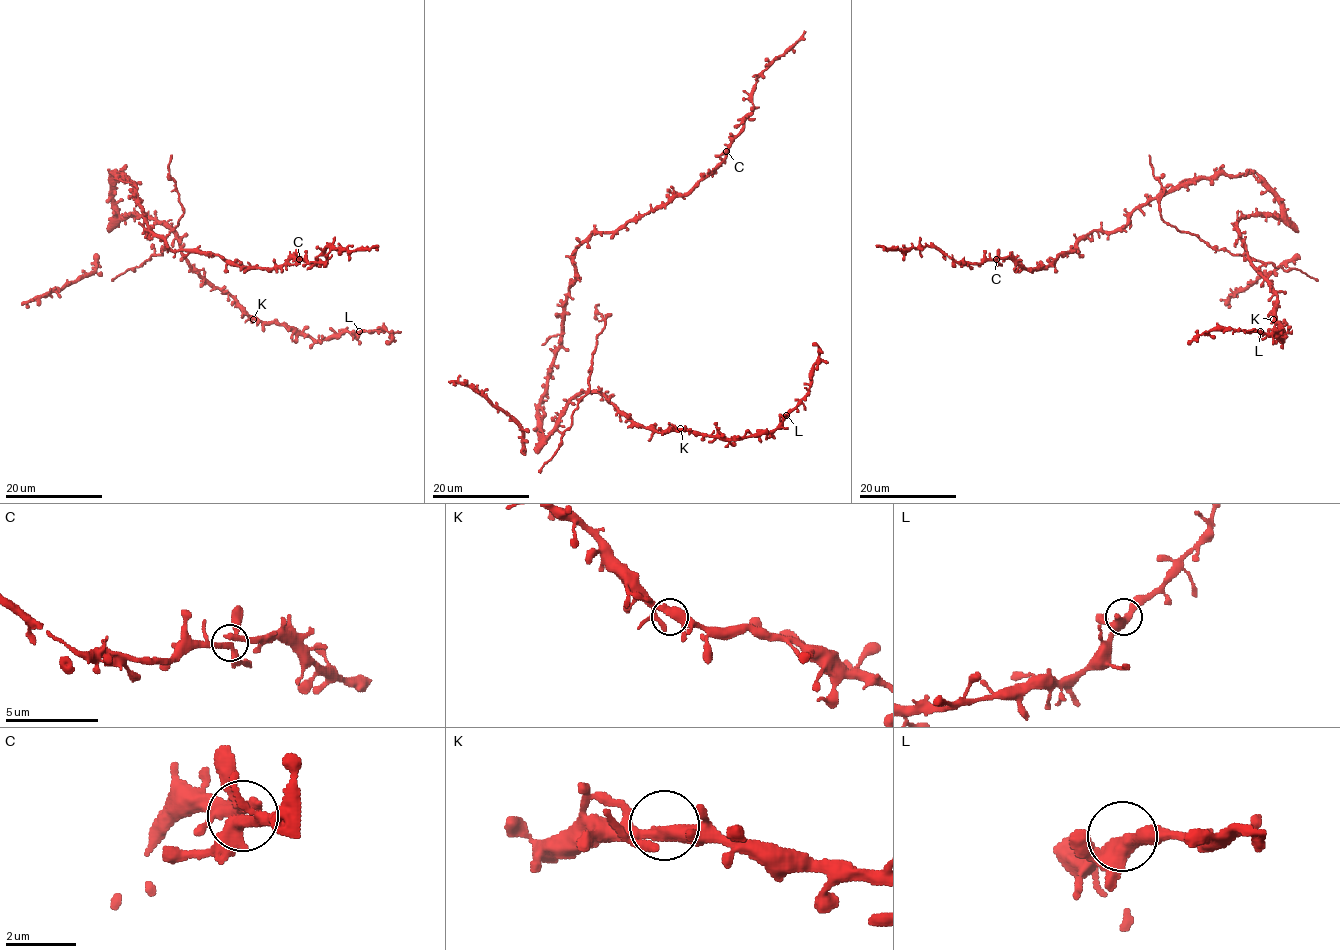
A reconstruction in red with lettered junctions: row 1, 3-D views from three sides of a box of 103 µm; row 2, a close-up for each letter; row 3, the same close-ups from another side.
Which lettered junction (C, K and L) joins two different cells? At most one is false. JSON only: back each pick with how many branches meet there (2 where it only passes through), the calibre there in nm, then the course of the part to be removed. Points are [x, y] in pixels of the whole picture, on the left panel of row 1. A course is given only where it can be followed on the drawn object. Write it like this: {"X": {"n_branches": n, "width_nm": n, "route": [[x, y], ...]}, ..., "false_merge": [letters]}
{"false_merge": []}

